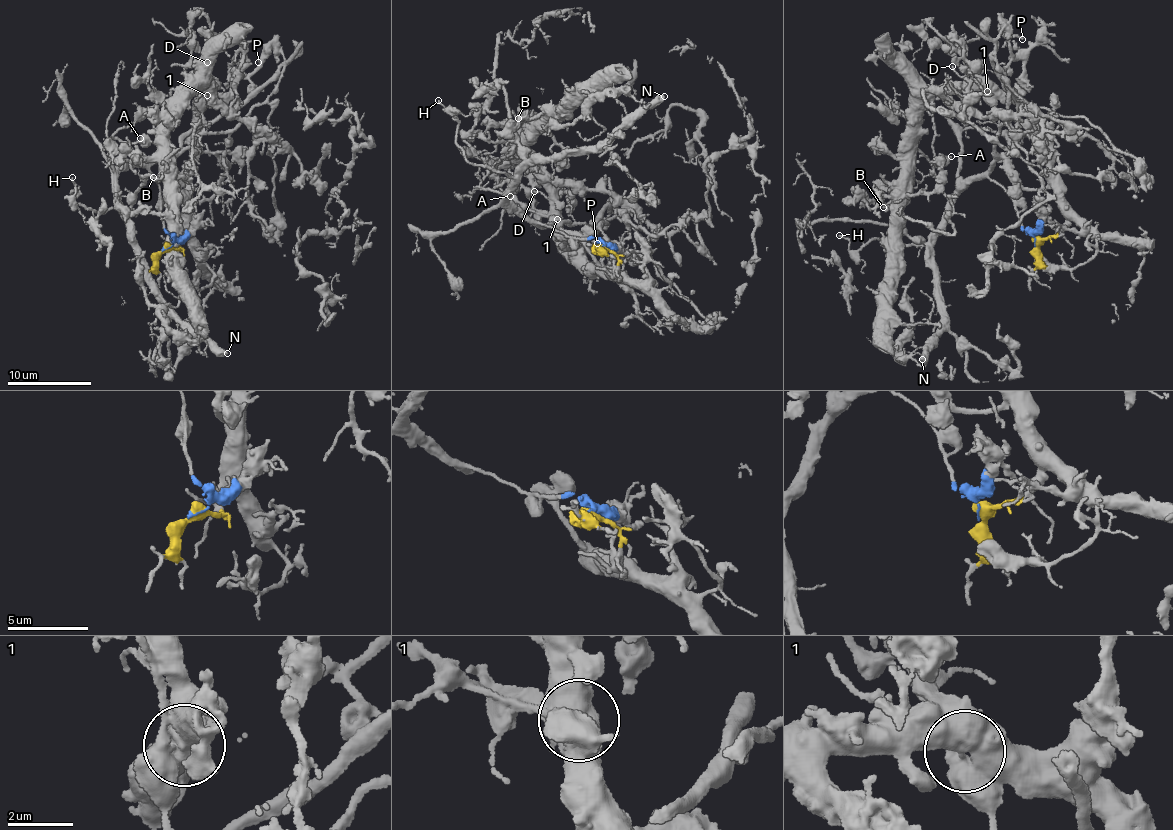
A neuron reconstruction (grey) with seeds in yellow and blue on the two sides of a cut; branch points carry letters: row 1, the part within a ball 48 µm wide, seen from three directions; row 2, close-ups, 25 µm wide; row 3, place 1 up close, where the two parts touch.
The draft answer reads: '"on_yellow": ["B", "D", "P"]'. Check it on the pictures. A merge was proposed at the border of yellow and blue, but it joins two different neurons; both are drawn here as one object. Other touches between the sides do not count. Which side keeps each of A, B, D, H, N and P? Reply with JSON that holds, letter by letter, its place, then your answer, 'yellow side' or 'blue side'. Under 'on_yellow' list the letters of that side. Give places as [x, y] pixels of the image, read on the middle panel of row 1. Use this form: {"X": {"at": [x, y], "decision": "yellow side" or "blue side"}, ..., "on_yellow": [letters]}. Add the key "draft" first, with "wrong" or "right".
{"draft": "right", "A": {"at": [510, 196], "decision": "blue side"}, "B": {"at": [518, 118], "decision": "yellow side"}, "D": {"at": [534, 191], "decision": "yellow side"}, "H": {"at": [438, 100], "decision": "blue side"}, "N": {"at": [664, 96], "decision": "blue side"}, "P": {"at": [597, 243], "decision": "yellow side"}, "on_yellow": ["B", "D", "P"]}

